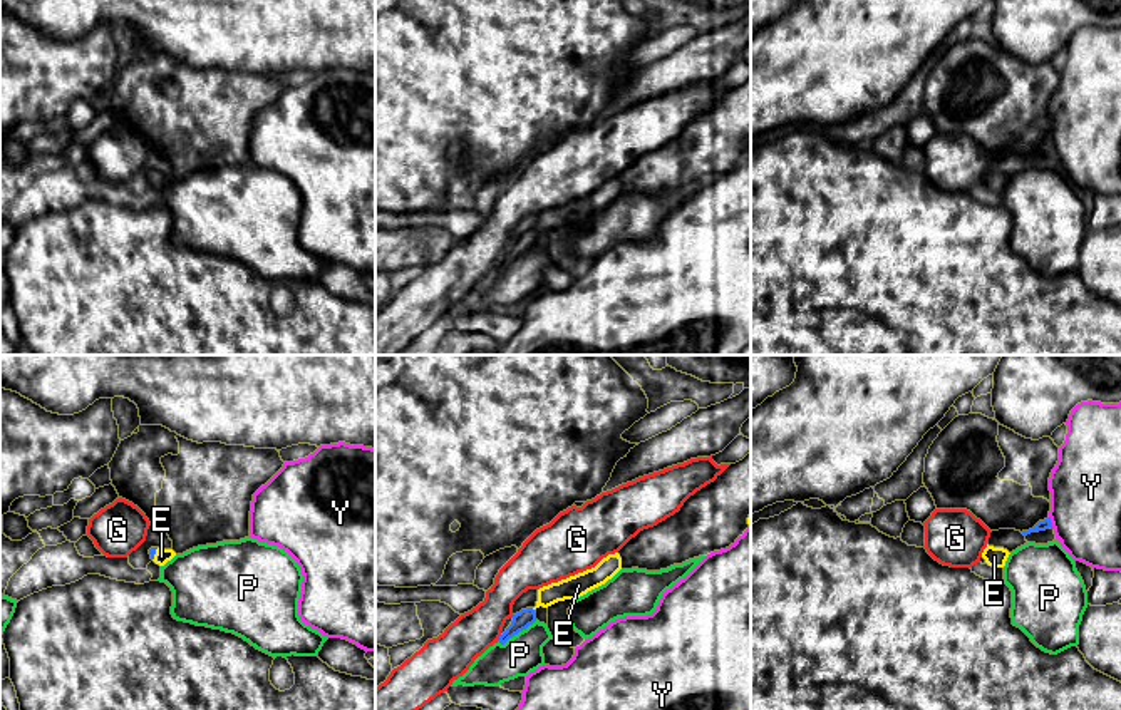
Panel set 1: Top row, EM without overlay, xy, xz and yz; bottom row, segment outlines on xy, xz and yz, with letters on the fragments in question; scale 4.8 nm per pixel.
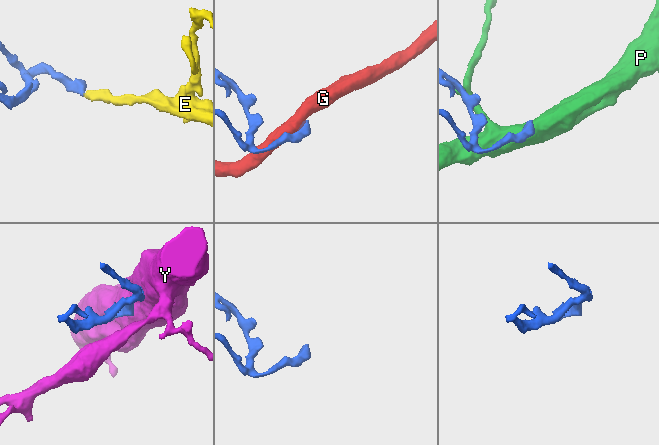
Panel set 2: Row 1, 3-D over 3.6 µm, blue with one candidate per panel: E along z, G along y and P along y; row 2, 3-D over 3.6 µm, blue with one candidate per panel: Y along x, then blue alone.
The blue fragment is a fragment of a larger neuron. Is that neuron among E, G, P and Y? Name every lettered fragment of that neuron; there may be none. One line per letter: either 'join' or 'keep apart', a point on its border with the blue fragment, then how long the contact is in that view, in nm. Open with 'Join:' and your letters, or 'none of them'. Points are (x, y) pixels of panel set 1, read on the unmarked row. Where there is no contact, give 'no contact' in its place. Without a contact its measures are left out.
Join: E
E: join; contact xy (154, 178); length 70 nm
G: keep apart; contact xz (500, 263); length 40 nm
P: keep apart; contact xz (516, 258); length 220 nm
Y: keep apart; contact yz (1051, 148); length 70 nm

